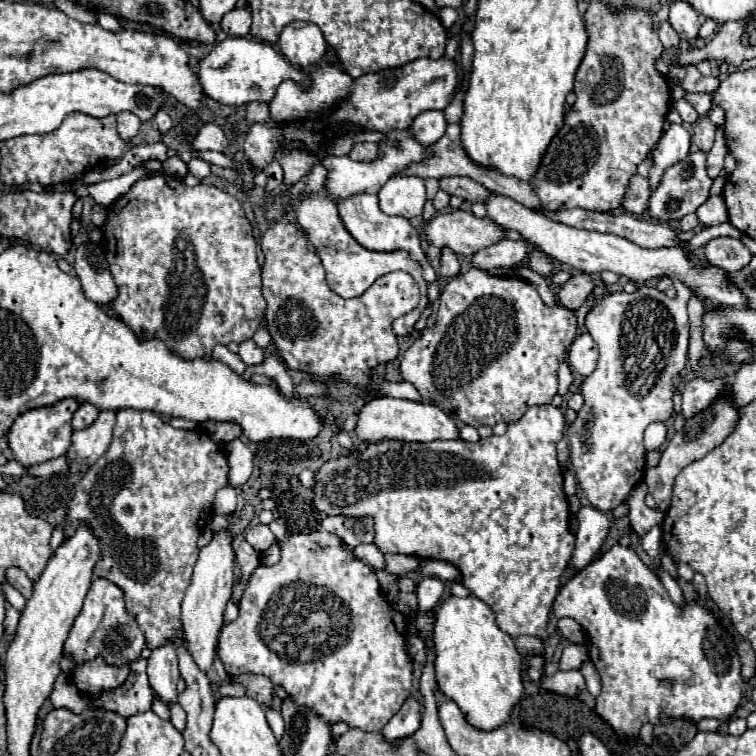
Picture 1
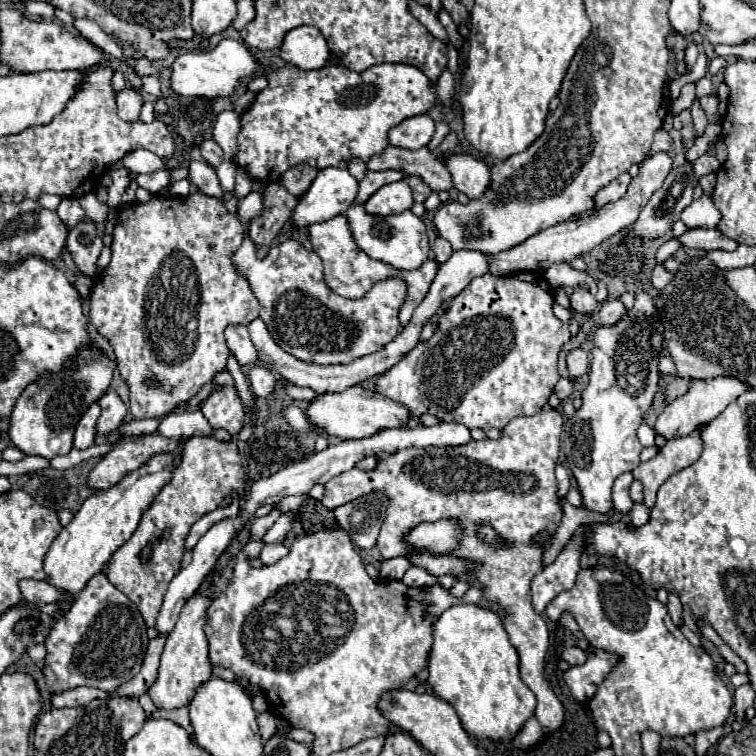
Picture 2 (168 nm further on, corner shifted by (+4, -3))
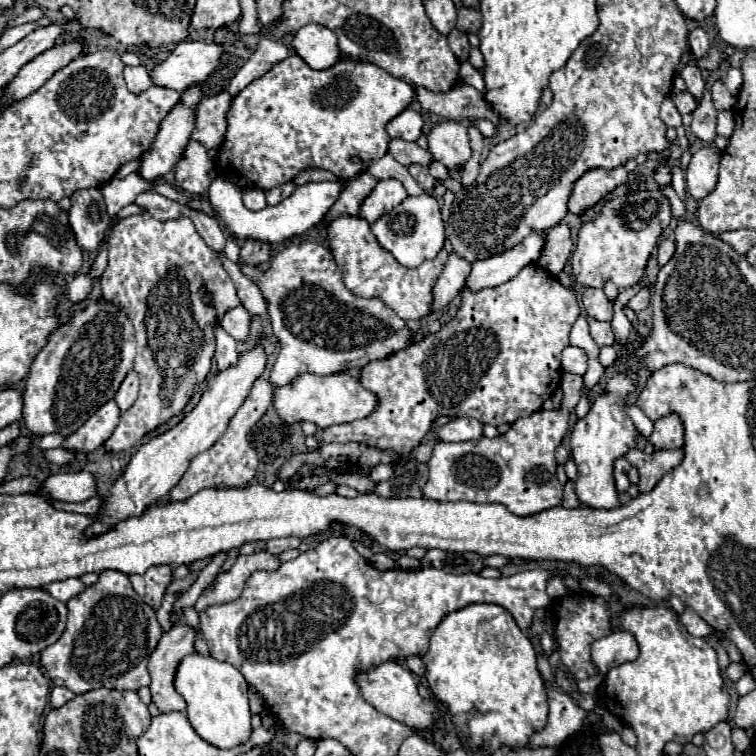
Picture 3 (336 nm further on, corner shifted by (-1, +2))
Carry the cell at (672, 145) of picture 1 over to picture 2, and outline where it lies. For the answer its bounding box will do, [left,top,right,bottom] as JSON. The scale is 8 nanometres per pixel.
[490,153,672,277]

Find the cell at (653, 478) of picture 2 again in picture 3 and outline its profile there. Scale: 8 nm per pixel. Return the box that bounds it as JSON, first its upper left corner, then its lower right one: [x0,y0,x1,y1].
[625,448,683,492]

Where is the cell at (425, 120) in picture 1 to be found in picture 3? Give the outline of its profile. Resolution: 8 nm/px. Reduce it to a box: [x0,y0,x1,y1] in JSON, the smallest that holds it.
[387,110,423,140]

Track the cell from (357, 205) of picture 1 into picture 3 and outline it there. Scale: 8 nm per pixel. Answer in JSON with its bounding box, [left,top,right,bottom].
[371,194,445,268]

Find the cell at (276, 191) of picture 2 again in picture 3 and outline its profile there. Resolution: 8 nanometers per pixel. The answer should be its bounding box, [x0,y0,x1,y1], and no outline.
[241,238,271,264]

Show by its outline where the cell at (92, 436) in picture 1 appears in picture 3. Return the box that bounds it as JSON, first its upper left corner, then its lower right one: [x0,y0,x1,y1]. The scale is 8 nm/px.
[115,370,139,412]

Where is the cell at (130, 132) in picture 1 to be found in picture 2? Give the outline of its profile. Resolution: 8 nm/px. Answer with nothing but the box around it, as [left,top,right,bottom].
[116,87,142,121]

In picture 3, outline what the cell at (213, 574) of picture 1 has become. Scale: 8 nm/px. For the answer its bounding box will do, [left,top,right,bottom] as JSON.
[149,622,197,712]

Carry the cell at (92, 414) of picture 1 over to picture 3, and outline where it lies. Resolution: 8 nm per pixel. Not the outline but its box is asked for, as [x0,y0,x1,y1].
[61,400,121,454]

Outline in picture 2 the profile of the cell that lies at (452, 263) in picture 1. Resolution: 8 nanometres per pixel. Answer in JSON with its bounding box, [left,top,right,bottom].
[432,237,452,263]

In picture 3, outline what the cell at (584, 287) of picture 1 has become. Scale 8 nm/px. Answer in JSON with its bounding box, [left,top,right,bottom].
[581,288,613,322]

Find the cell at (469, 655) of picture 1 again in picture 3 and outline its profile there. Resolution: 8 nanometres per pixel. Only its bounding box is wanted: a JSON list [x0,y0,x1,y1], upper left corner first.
[423,604,547,754]

